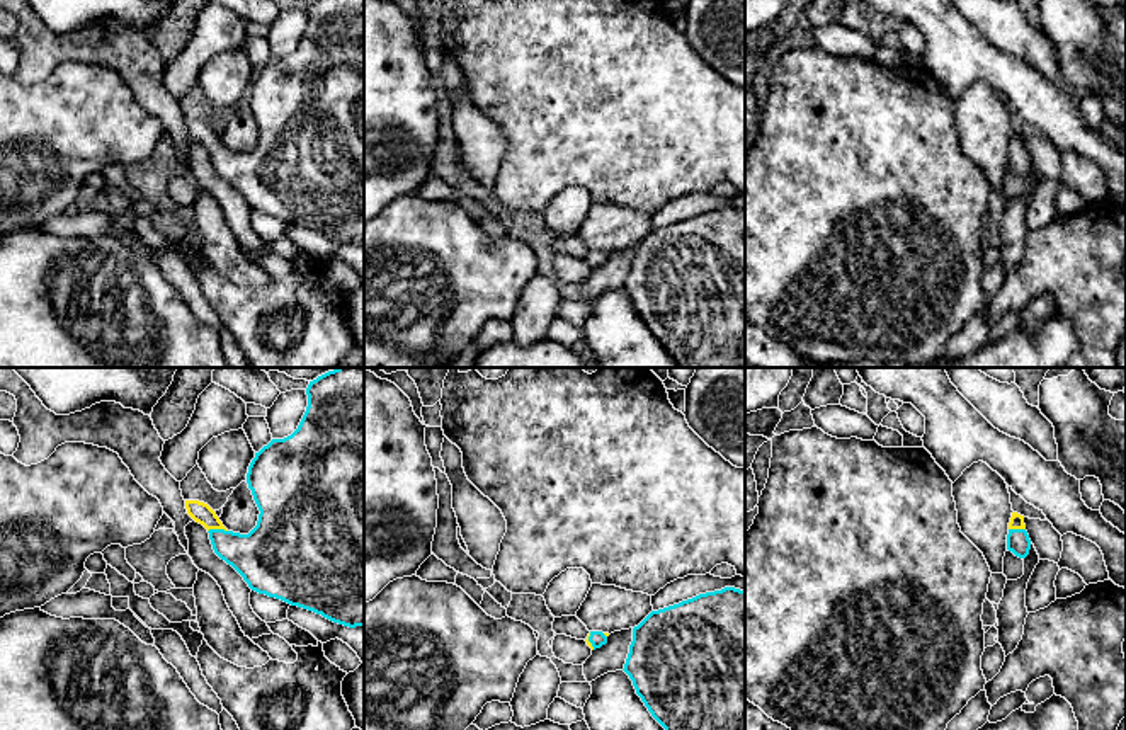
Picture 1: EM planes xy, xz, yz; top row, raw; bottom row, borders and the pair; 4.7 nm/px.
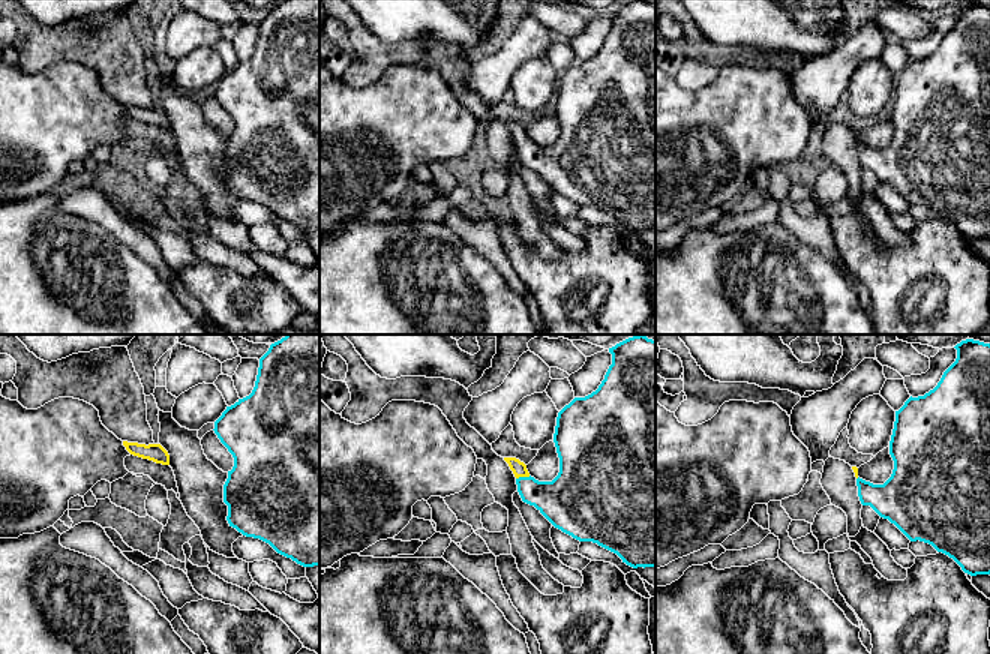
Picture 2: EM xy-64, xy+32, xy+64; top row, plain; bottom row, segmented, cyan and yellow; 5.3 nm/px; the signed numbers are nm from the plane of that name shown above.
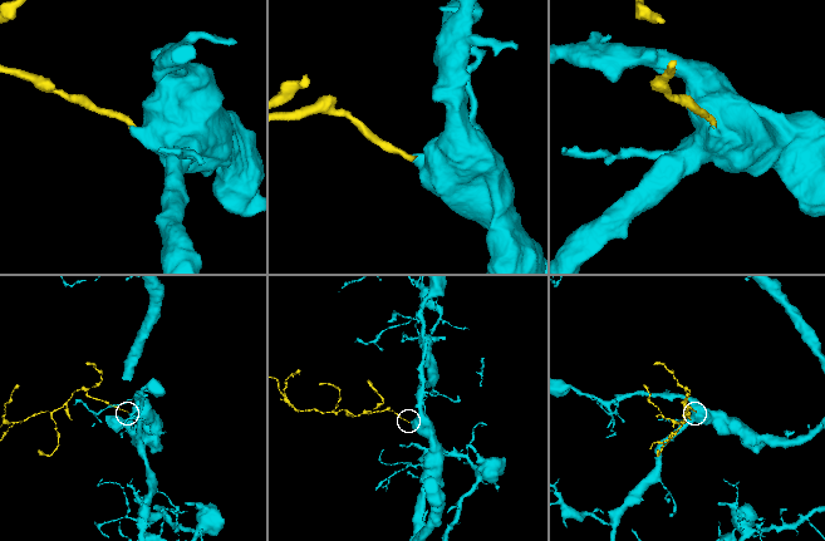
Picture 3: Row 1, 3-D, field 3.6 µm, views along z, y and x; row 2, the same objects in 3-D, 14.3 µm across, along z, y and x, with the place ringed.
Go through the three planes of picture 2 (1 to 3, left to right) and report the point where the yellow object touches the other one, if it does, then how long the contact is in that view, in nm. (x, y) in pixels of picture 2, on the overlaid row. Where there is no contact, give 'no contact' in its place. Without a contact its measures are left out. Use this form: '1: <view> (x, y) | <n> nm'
1: no contact
2: xy+32 (522, 477) | 80 nm
3: no contact

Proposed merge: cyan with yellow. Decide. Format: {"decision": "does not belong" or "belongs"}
{"decision": "belongs"}

